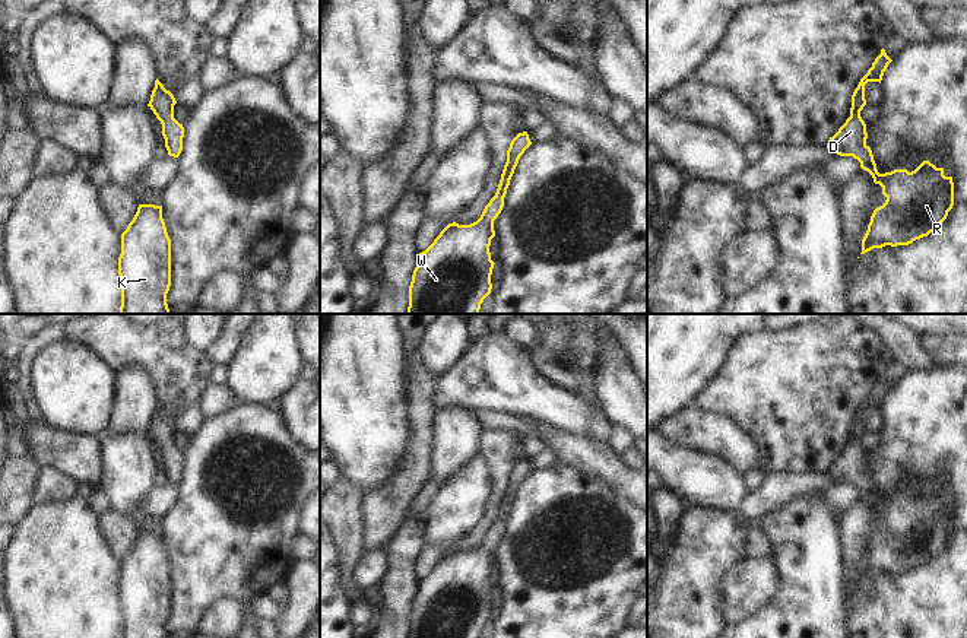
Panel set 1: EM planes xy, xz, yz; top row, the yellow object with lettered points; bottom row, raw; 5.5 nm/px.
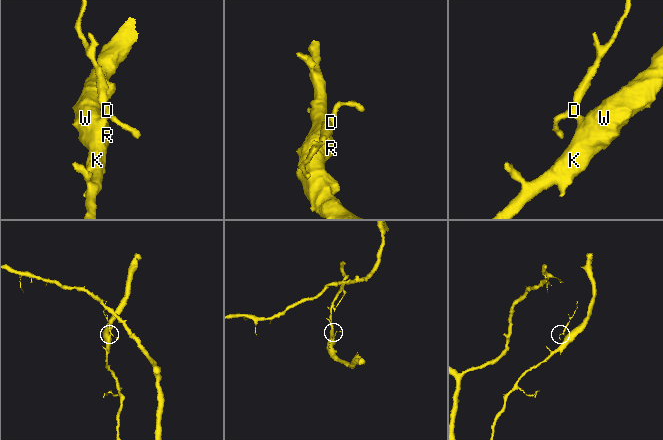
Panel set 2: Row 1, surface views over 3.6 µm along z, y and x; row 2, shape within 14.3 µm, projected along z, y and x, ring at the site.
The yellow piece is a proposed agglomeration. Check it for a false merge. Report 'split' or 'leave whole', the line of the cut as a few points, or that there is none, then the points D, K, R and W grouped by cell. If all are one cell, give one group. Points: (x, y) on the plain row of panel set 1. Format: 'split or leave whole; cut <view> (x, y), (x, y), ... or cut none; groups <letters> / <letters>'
leave whole; cut none; groups D K R W

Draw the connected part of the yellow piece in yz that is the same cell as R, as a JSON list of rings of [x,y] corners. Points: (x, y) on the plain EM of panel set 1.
[[[882,375],[852,422],[850,444],[827,470],[830,479],[857,486],[860,495],[872,502],[874,510],[882,514],[882,521],[887,524],[871,543],[860,581],[885,572],[909,572],[928,564],[938,556],[954,533],[952,504],[945,504],[944,495],[936,495],[929,488],[923,488],[911,499],[894,496],[879,501],[876,496],[872,477],[866,472],[866,451],[860,438],[866,432],[865,412],[881,410],[891,388]]]

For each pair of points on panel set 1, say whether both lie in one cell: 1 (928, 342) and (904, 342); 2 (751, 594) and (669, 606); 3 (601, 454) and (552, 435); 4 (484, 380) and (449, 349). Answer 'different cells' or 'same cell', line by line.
1: different cells
2: different cells
3: same cell
4: different cells

